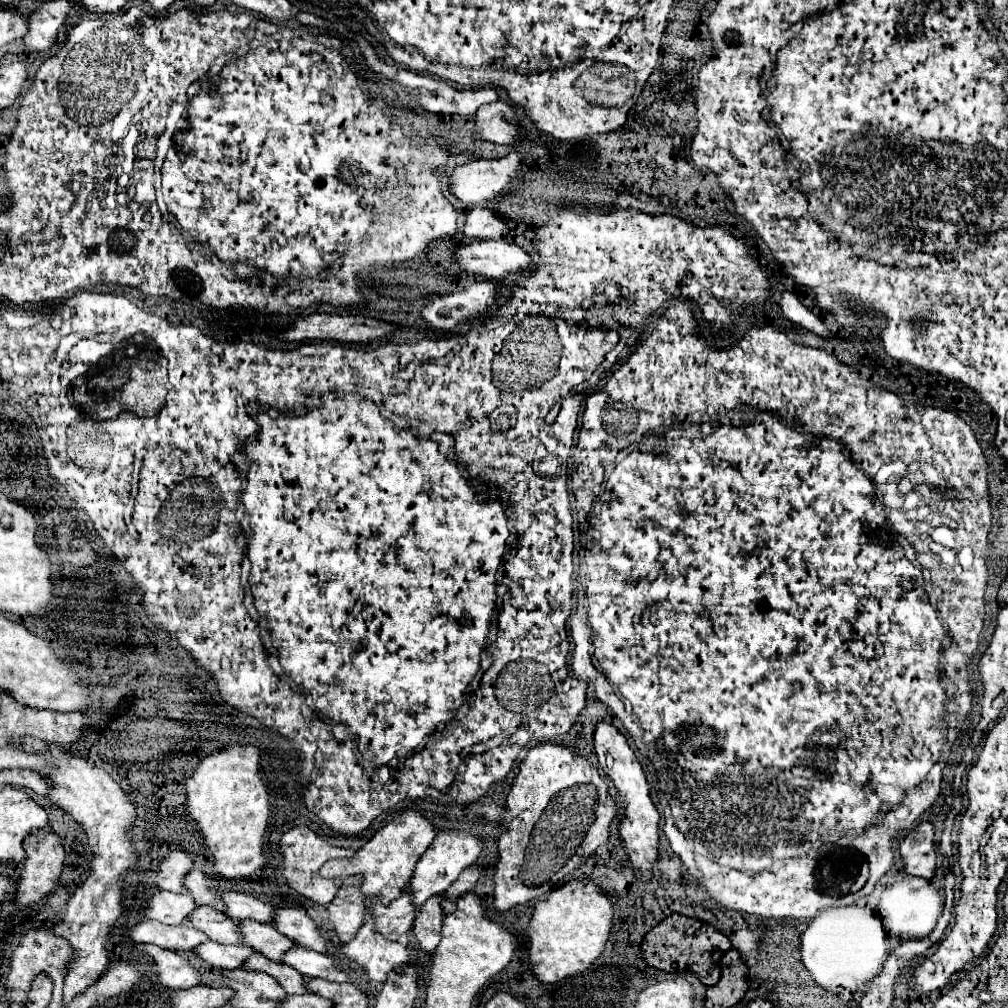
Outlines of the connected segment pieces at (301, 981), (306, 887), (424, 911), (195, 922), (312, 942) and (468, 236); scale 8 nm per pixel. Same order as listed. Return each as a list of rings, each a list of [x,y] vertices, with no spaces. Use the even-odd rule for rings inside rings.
[[[254,954],[250,960],[246,960],[244,968],[248,968],[248,970],[260,970],[260,972],[266,972],[266,974],[274,976],[288,994],[310,994],[312,992],[306,986],[306,978],[300,972],[296,972],[294,968],[290,968],[286,964],[268,960],[262,954]]]
[[[296,826],[296,828],[288,830],[280,840],[280,850],[284,854],[282,868],[284,868],[284,878],[288,880],[288,884],[292,884],[292,888],[298,894],[302,894],[302,896],[306,896],[306,898],[310,898],[310,900],[314,900],[318,904],[328,904],[336,896],[336,892],[340,888],[336,884],[336,878],[322,878],[320,876],[322,864],[326,864],[332,858],[346,858],[346,856],[354,854],[352,848],[330,846],[322,836],[314,834],[308,826]]]
[[[442,894],[432,896],[430,900],[426,900],[426,904],[422,904],[418,908],[416,914],[416,922],[414,922],[414,936],[418,938],[422,950],[426,952],[434,952],[434,948],[438,946],[440,940],[440,930],[442,930],[442,922],[444,922],[444,910],[442,910]]]
[[[212,906],[196,908],[190,920],[194,928],[198,926],[198,930],[206,932],[214,942],[220,942],[220,944],[242,944],[244,942],[238,922],[226,916],[224,912],[214,910]]]
[[[284,908],[278,910],[278,916],[270,922],[278,926],[286,936],[290,936],[296,944],[306,946],[314,952],[326,952],[328,940],[322,936],[316,922],[304,912],[304,908]]]
[[[472,208],[462,228],[464,240],[492,240],[510,230],[510,224],[490,208]]]

